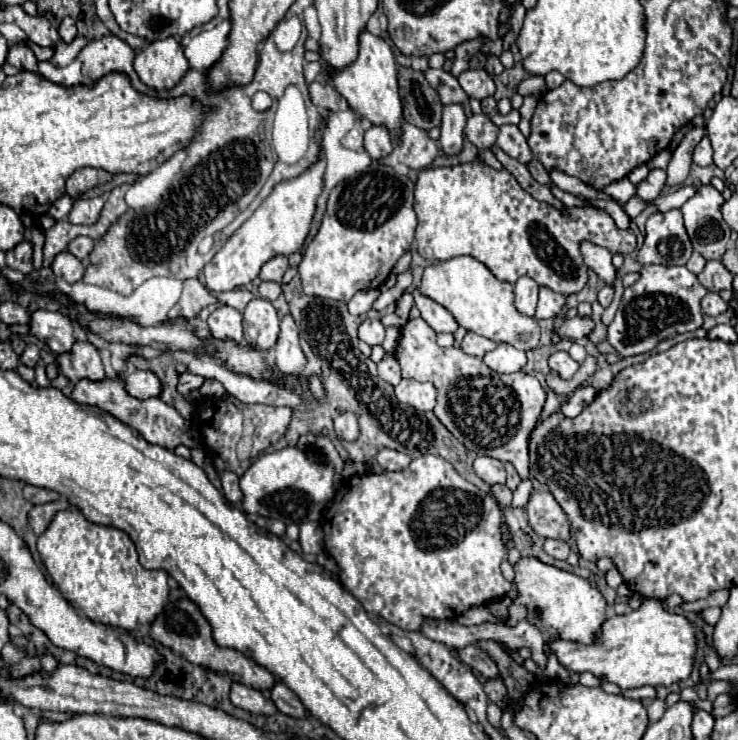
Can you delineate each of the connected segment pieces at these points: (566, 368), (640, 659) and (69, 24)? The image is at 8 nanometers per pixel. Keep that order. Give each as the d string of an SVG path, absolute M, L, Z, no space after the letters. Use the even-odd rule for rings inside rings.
M556 351L556 353L552 353L550 359L548 359L548 365L550 365L552 371L560 373L564 379L570 379L570 377L578 371L578 367L580 367L580 365L568 355L568 351Z
M644 599L640 609L628 615L610 617L602 625L598 643L582 645L558 639L550 647L566 669L578 673L590 671L596 677L606 677L606 681L616 683L622 689L644 687L644 685L670 687L672 683L690 677L698 649L698 639L696 639L696 625L688 621L684 615L666 611L662 603L656 599Z
M66 17L60 27L58 27L58 33L62 37L64 43L70 43L74 37L76 37L76 25L74 25L74 19L72 17Z

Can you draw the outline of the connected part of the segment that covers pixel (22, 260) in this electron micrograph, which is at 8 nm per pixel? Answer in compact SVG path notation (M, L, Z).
M22 241L18 243L14 249L6 251L6 265L14 271L20 271L20 273L30 273L34 267L32 267L32 251L34 251L34 245L32 241Z

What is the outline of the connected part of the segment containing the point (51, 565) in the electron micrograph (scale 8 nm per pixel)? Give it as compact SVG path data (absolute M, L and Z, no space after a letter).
M66 509L60 511L50 527L38 537L38 553L40 559L52 577L56 589L64 595L64 599L82 615L86 615L94 623L102 623L106 627L120 627L124 631L136 629L138 623L152 623L156 615L162 611L162 607L168 603L168 573L164 569L158 571L146 571L138 563L138 553L132 543L132 539L116 529L116 527L104 527L86 521L86 517L78 509Z

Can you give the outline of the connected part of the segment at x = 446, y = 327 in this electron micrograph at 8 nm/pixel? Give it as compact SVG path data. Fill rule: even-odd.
M414 291L414 303L422 315L422 319L436 331L436 333L454 333L458 329L456 319L436 301L422 295L420 291Z

